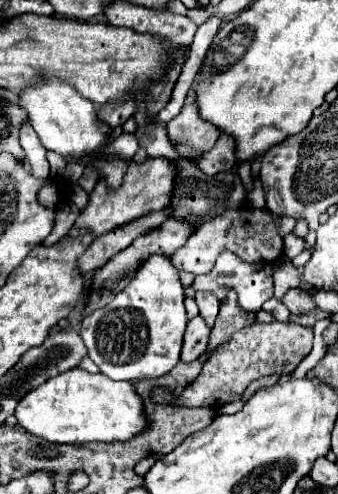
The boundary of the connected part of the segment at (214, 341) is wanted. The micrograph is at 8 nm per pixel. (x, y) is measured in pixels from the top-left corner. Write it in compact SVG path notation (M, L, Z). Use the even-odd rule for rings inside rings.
M230 291L226 301L220 303L220 313L218 313L212 333L210 333L208 351L212 351L214 347L218 347L222 343L228 343L234 333L252 325L254 321L256 321L256 313L248 313L248 311L240 309L240 305L236 301L236 291Z

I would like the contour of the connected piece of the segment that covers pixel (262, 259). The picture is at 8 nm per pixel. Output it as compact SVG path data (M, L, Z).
M250 203L238 209L226 209L222 215L200 225L194 231L194 235L186 241L186 245L172 255L172 263L180 271L202 275L212 271L216 257L222 251L232 251L242 261L248 261L248 263L276 263L284 251L284 241L276 227L276 215L268 209L256 209Z

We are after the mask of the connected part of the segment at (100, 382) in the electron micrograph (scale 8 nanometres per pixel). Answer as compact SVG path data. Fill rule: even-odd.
M80 367L68 369L26 393L14 415L22 429L52 443L128 441L146 427L142 399L130 381L112 381L102 373L92 375Z

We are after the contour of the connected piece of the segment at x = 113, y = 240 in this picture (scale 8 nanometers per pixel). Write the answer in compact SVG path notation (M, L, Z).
M166 207L162 211L152 211L128 225L120 225L120 227L112 229L110 233L96 237L96 241L86 249L86 253L78 261L80 271L86 275L94 273L94 269L104 267L116 253L120 253L122 249L132 245L132 241L136 237L146 235L150 229L154 229L156 225L162 225L170 217L172 217L172 209Z

